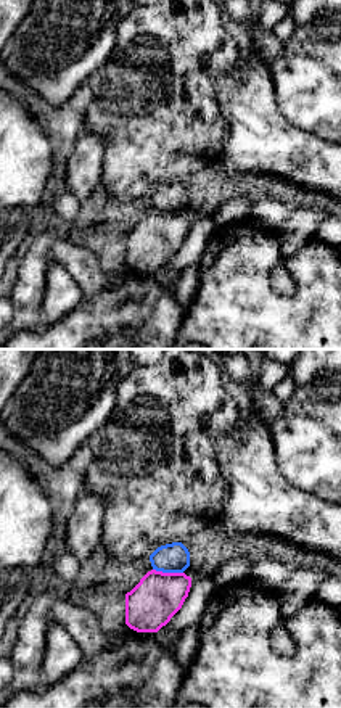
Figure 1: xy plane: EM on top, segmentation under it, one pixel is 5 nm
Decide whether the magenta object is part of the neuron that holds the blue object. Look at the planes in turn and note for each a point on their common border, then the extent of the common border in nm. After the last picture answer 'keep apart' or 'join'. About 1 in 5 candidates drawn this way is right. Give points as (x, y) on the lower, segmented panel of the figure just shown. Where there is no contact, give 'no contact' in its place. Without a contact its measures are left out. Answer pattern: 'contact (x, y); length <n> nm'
contact (168, 572); length 150 nm

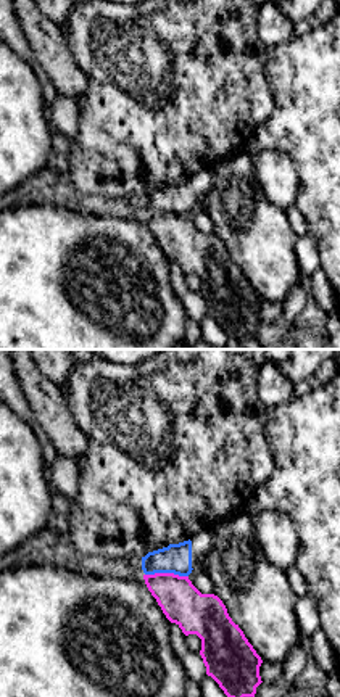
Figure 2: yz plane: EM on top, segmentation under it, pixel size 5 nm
contact (166, 572); length 220 nm

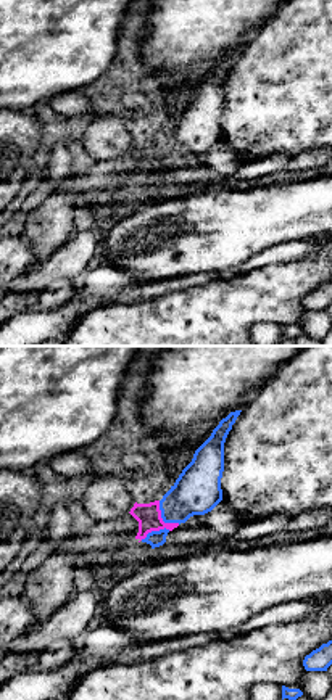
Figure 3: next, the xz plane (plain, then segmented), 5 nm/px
contact (161, 517); length 160 nm

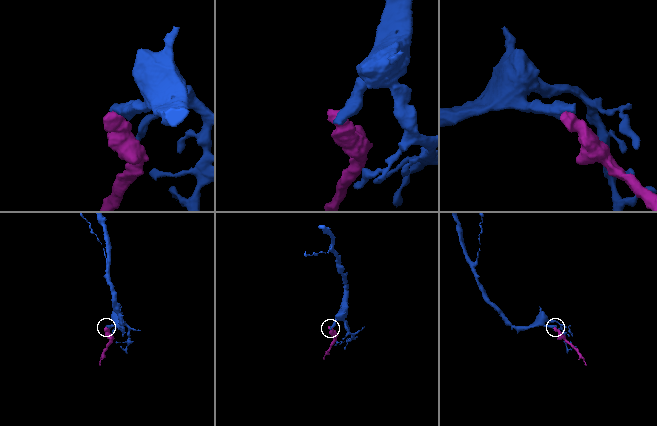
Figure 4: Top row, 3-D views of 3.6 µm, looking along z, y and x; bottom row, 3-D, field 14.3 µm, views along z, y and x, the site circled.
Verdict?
keep apart

